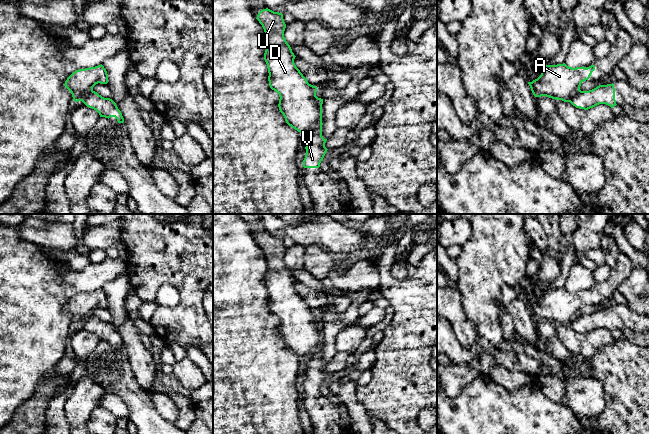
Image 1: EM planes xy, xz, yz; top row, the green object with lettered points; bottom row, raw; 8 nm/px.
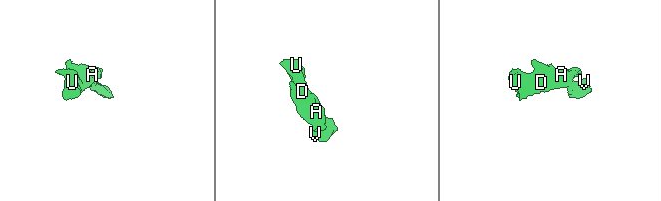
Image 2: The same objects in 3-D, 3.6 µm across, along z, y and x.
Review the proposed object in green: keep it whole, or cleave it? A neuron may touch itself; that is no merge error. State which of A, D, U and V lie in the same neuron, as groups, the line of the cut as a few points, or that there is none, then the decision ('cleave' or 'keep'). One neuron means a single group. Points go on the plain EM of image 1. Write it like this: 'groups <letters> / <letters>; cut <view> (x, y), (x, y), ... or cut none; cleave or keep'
groups A D U / V; cut xz (321, 343), (305, 359); cleave

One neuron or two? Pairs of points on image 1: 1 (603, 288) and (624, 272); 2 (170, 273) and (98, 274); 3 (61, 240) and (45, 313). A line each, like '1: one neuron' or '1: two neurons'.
1: one neuron
2: two neurons
3: two neurons

